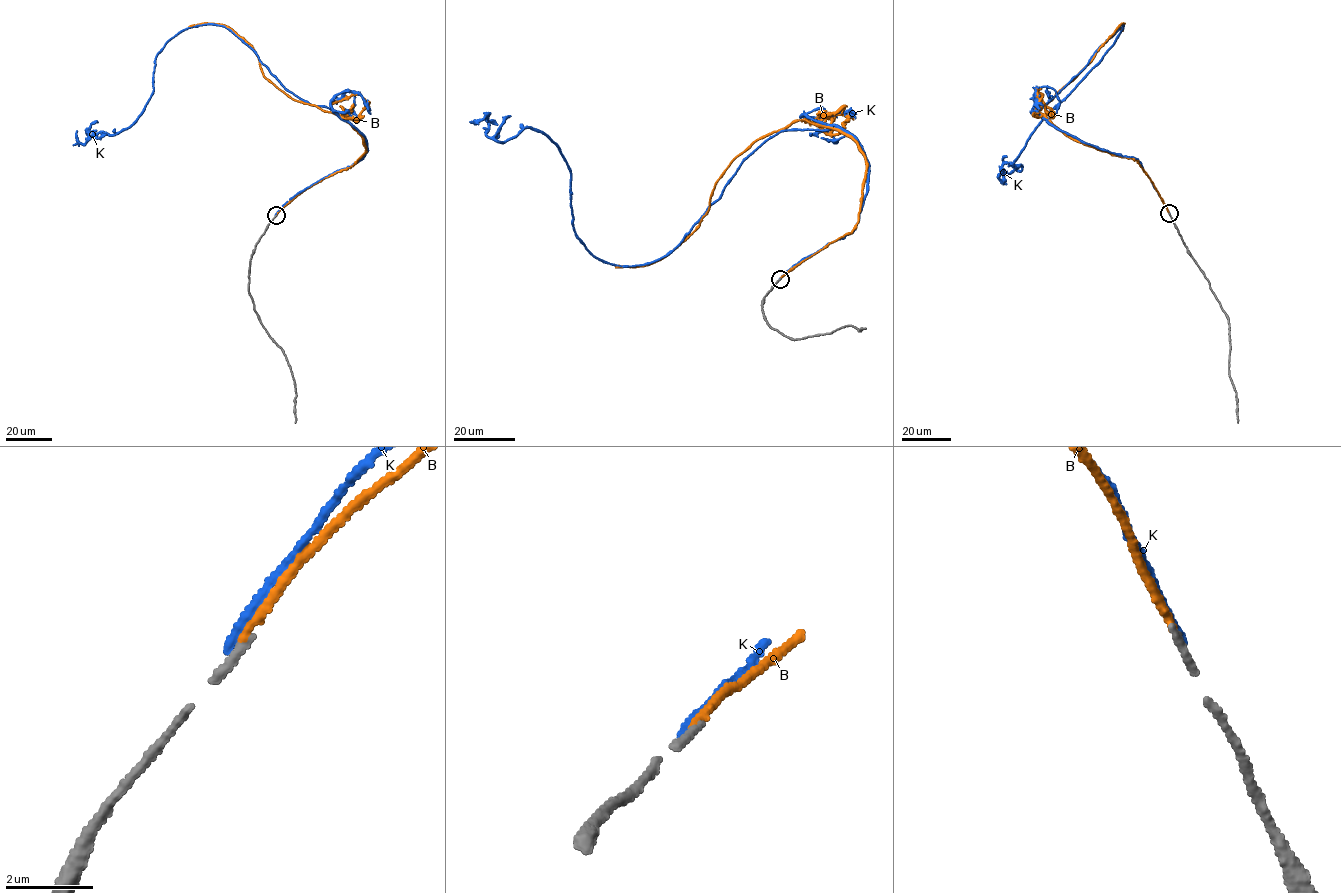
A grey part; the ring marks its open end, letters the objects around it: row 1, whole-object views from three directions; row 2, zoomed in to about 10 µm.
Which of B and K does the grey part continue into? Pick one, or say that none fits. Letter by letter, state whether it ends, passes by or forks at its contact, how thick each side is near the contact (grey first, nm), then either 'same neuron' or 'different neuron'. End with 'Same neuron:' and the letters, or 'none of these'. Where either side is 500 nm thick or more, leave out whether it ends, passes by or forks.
B: it ends; calibres 180 and 160 nm; same neuron
K: it ends; calibres 200 and 180 nm; different neuron
Same neuron: B

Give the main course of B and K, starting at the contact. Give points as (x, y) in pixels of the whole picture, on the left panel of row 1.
B: (276, 215), (307, 188), (355, 163), (363, 139), (331, 112), (277, 88), (252, 46), (230, 28), (189, 28)
K: (275, 215), (367, 144), (226, 28), (169, 40), (129, 127), (90, 127), (84, 143), (76, 130)

